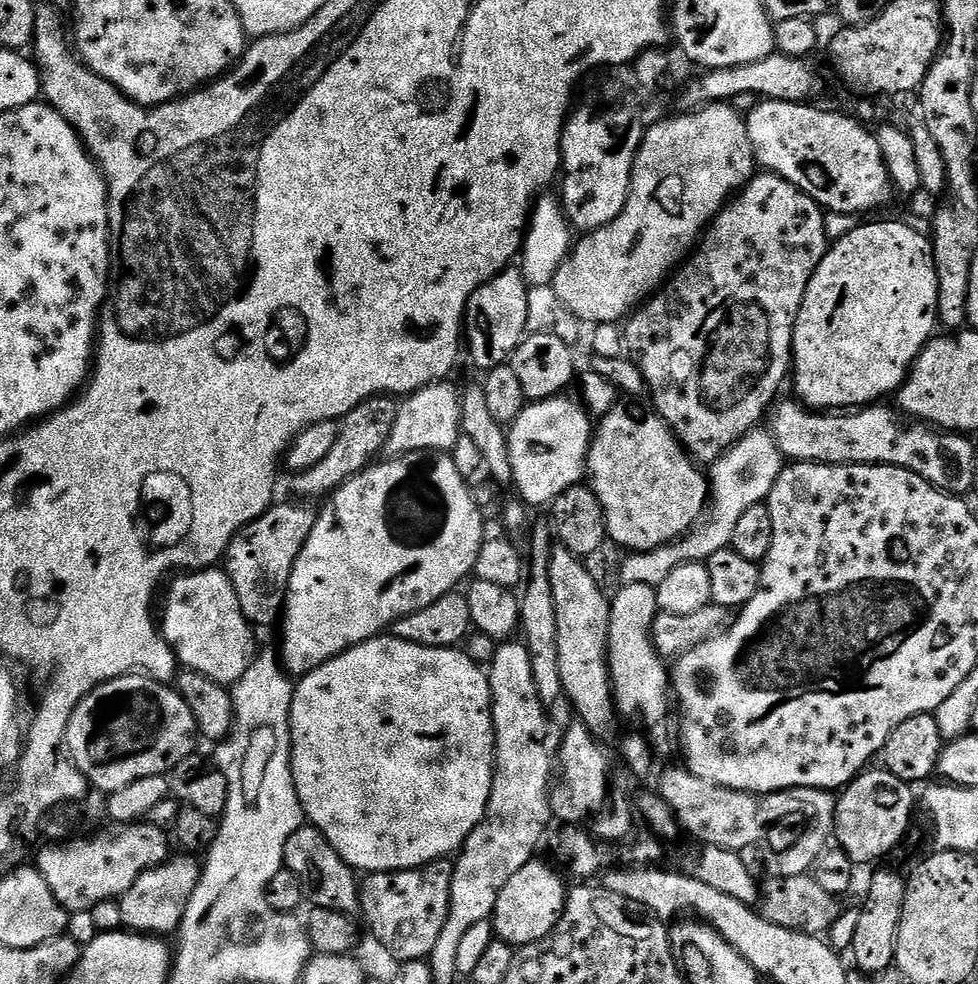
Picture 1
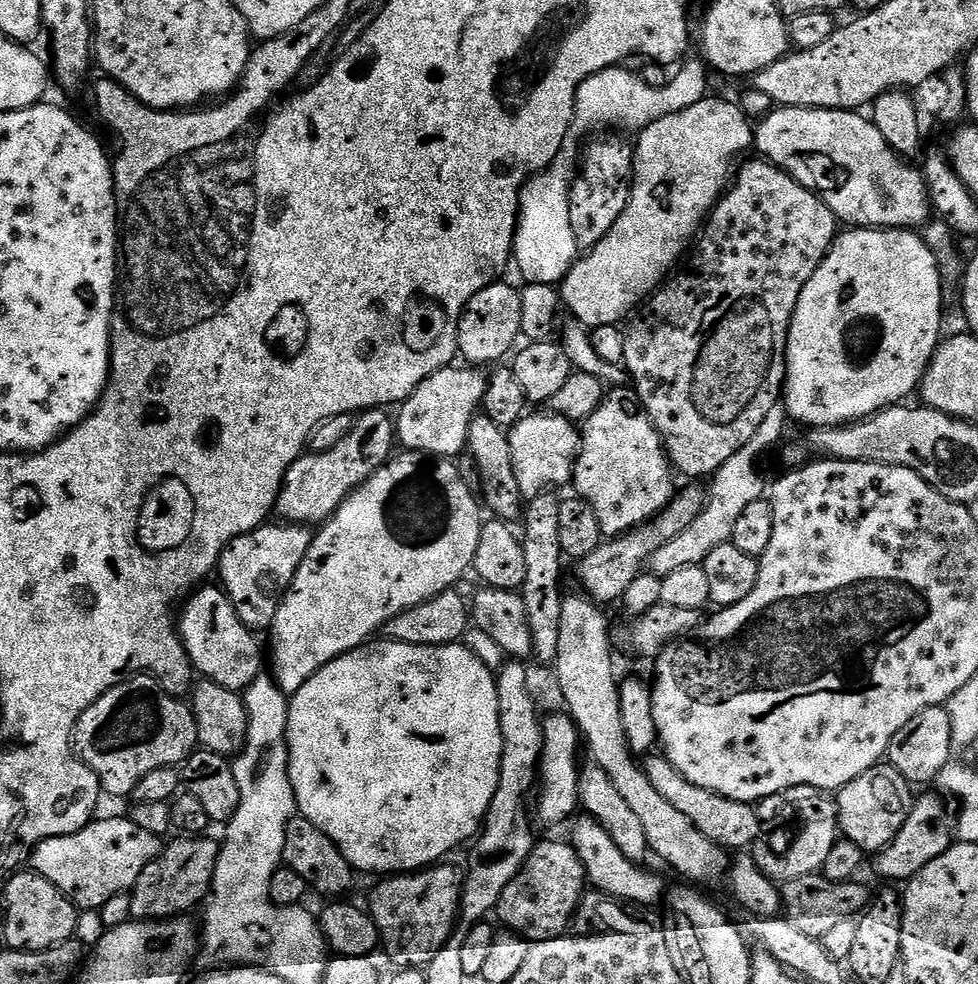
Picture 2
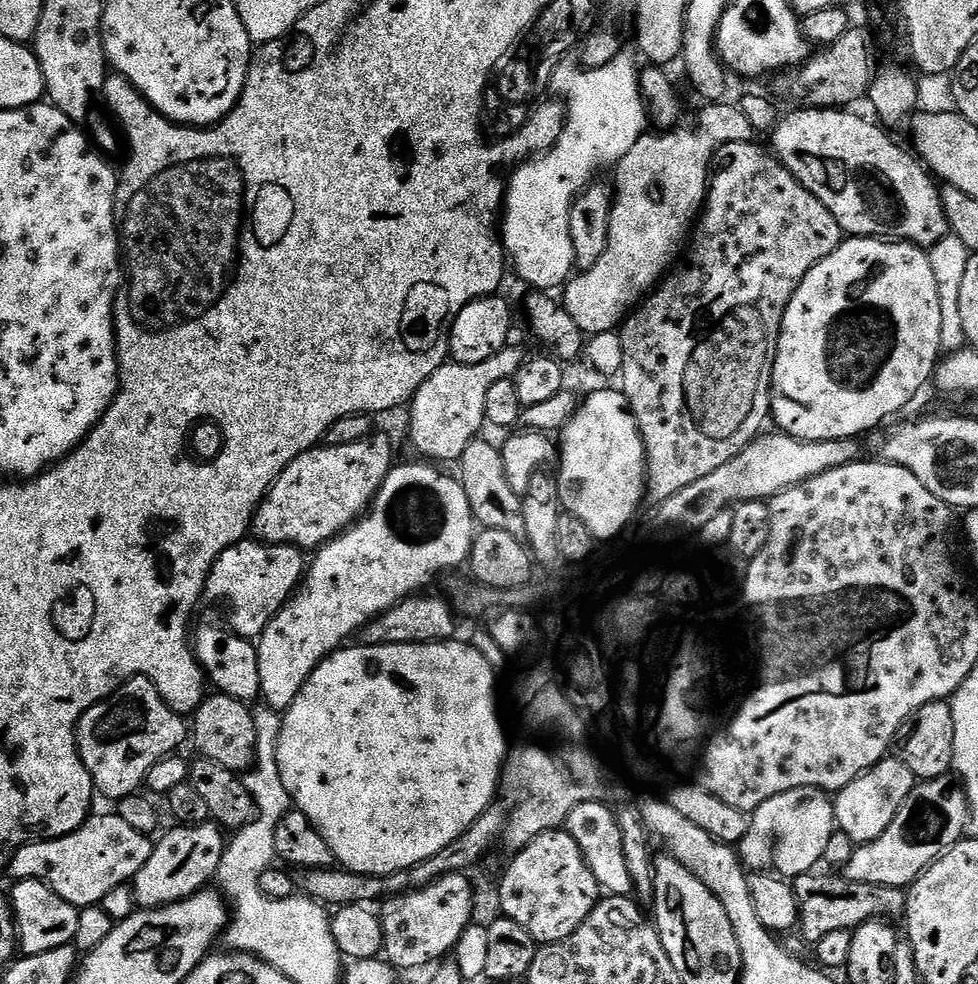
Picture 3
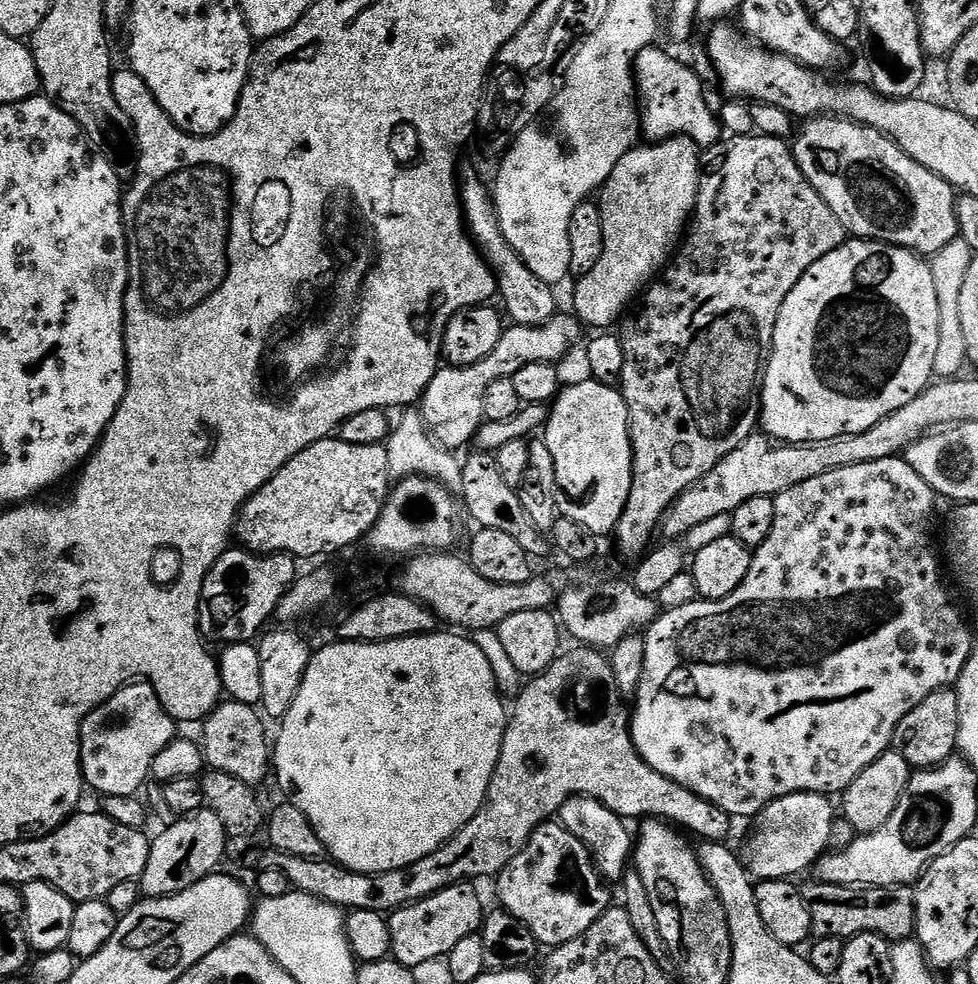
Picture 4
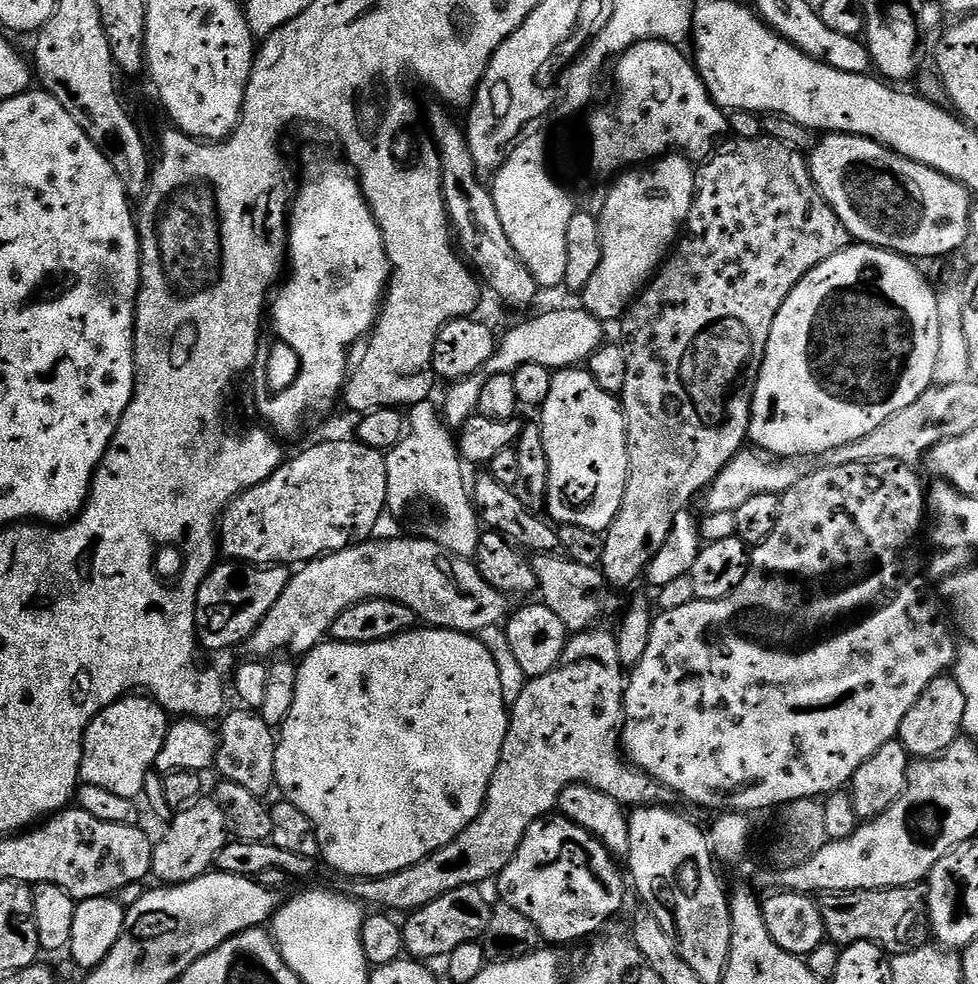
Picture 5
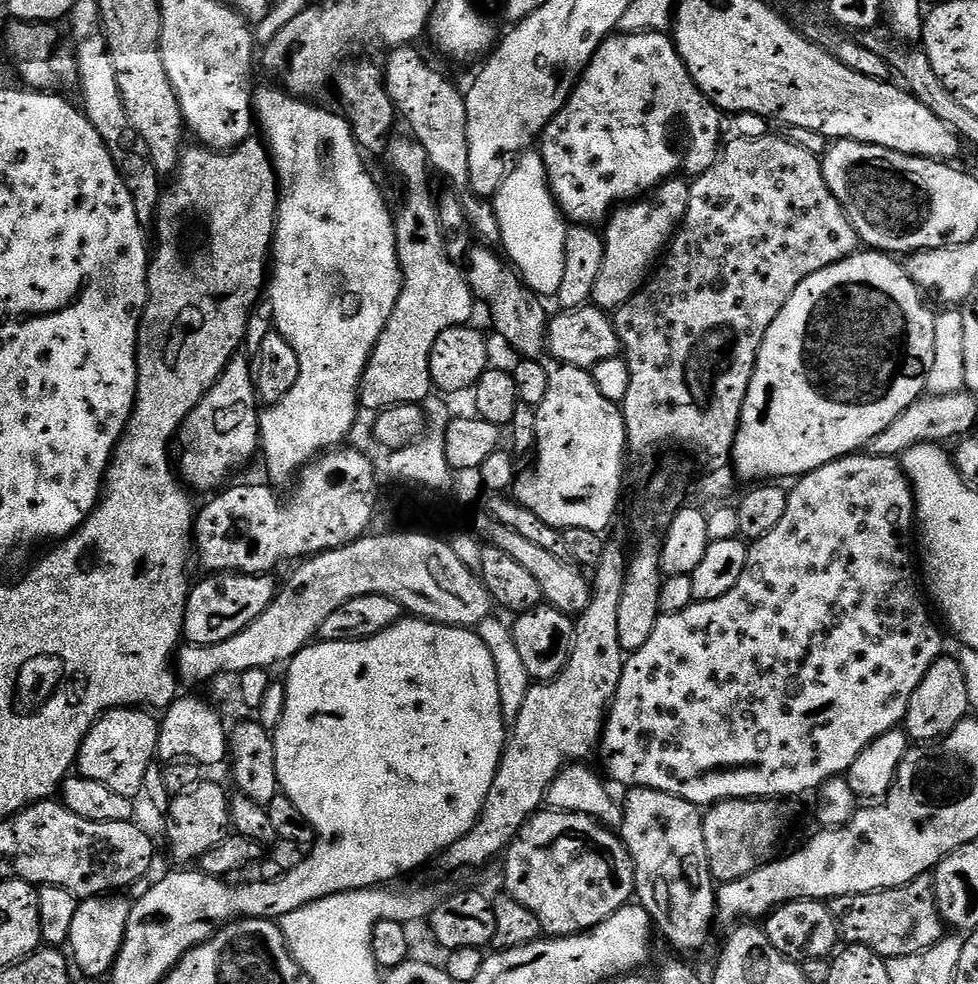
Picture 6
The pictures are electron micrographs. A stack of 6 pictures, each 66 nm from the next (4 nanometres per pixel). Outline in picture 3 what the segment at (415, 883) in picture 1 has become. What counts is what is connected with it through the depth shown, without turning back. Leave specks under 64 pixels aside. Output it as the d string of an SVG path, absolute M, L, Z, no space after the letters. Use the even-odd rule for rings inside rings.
M451 872L421 892L389 896L379 905L378 915L384 935L383 955L393 968L424 968L428 963L431 965L447 957L455 949L458 938L462 938L474 920L472 911L476 908L476 896L468 878L463 872Z

